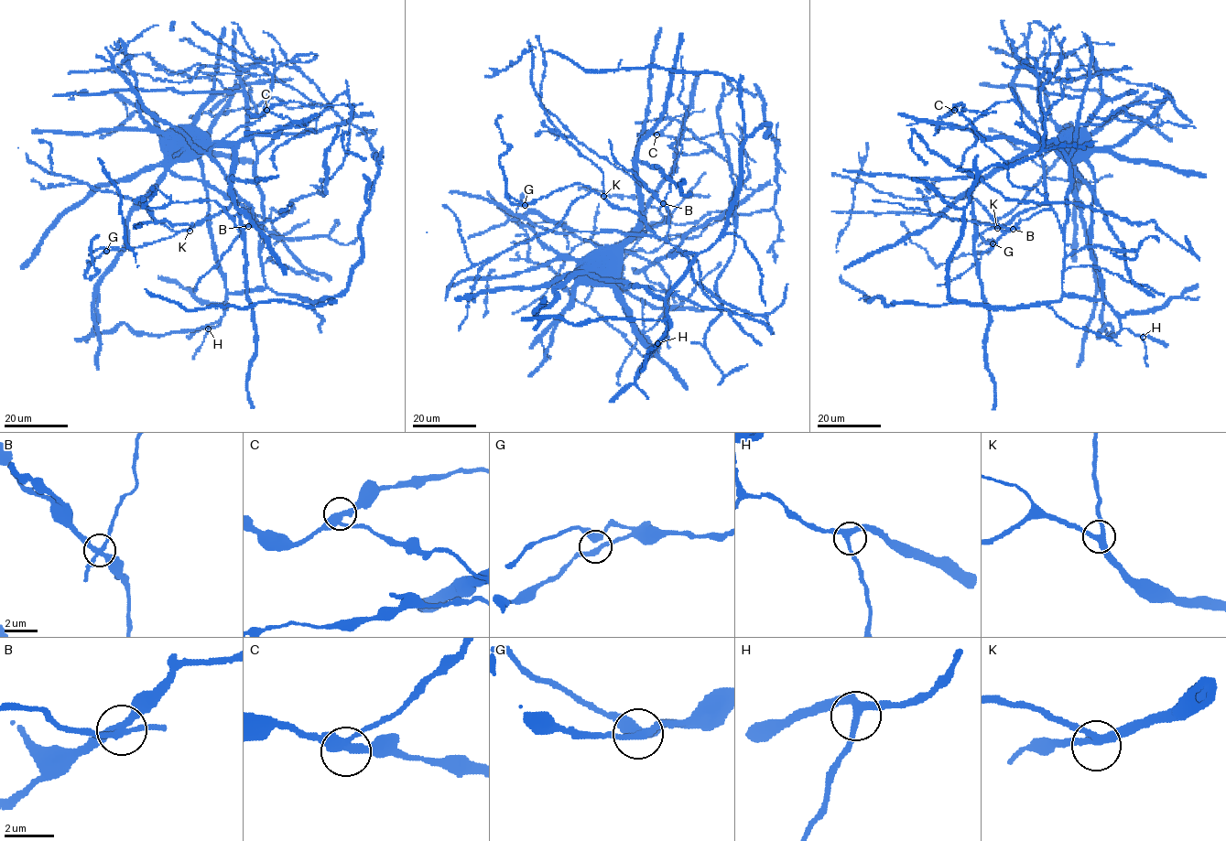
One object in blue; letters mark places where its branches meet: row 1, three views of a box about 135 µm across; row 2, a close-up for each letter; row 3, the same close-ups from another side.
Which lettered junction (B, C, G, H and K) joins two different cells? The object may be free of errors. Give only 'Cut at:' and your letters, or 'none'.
Cut at: B

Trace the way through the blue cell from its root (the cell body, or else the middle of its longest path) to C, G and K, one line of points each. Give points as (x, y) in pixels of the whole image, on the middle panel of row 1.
C: (602, 256), (611, 254), (632, 232), (644, 215), (647, 201), (670, 172), (684, 115), (675, 118), (656, 134)
G: (602, 256), (628, 236), (619, 232), (656, 236), (636, 213), (612, 207), (582, 185), (525, 205)
K: (602, 256), (611, 254), (628, 236), (619, 232), (656, 236), (636, 213), (613, 207), (603, 196)

